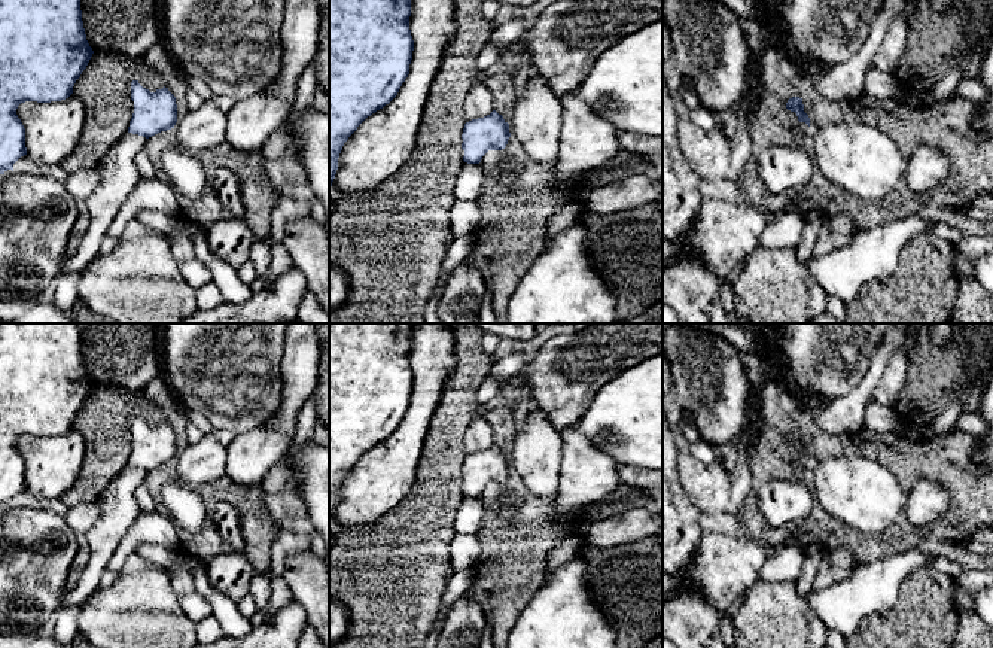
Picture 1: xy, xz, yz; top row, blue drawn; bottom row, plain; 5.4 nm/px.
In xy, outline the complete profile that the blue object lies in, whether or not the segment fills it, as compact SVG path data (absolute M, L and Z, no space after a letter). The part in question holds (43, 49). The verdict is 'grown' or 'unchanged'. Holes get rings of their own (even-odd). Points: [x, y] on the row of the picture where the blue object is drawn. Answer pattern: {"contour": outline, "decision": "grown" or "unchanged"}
{"contour": "M0 0L0 174L27 155L18 106L68 98L92 54L80 0Z", "decision": "unchanged"}

